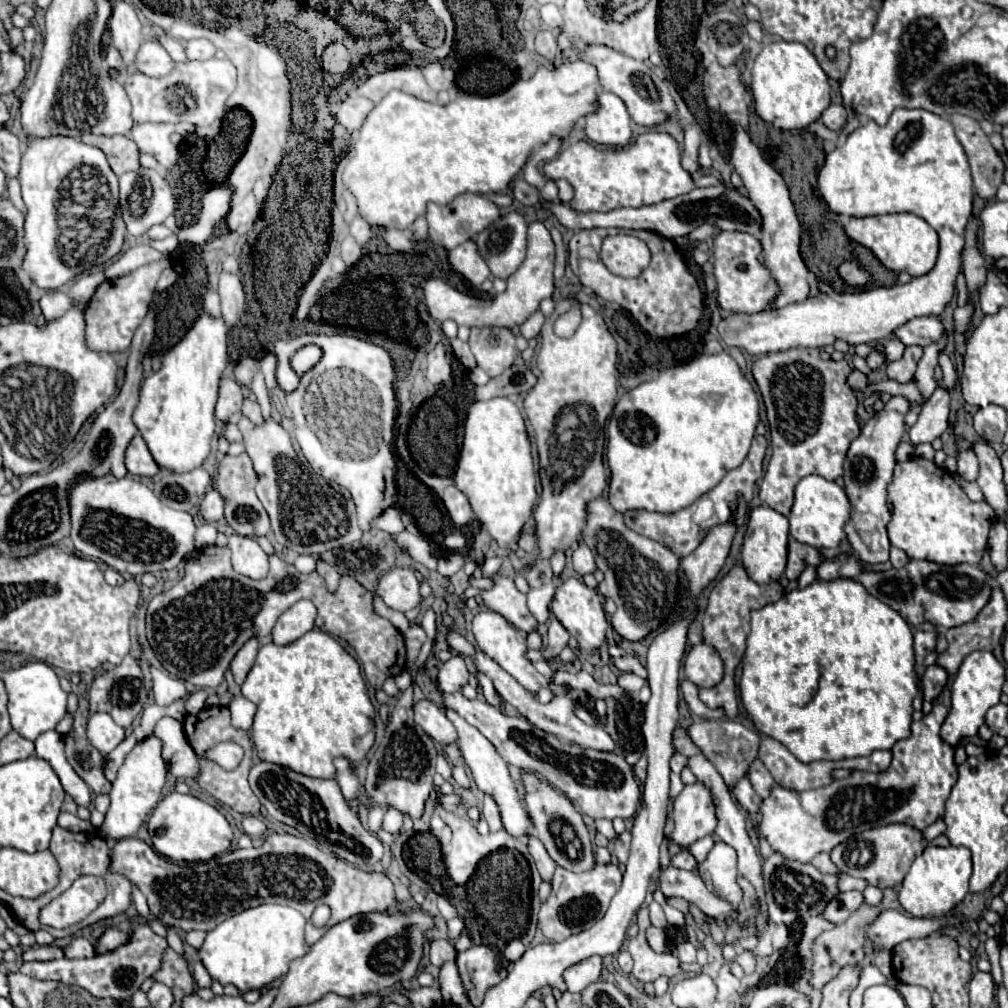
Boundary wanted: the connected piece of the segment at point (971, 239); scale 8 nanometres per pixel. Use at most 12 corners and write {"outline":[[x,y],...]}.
{"outline":[[978,223],[966,229],[962,269],[970,297],[986,277],[984,257],[976,249]]}

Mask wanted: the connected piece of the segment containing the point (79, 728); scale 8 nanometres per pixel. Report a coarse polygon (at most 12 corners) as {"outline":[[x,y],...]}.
{"outline":[[78,699],[64,751],[94,795],[108,793],[104,757],[86,739],[88,699]]}

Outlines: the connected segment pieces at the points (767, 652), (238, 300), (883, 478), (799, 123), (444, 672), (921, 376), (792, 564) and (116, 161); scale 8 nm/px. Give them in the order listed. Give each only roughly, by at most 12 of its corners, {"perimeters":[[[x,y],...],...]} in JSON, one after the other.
{"perimeters":[[[852,579],[752,611],[739,696],[802,761],[910,737],[910,625]],[[220,273],[218,293],[228,327],[240,325],[244,291],[238,275]],[[892,397],[852,441],[844,491],[868,565],[888,561],[886,487],[908,399]],[[774,41],[752,67],[754,109],[804,129],[830,83],[802,43]],[[460,655],[438,669],[438,691],[454,693],[468,683]],[[944,335],[938,343],[924,347],[914,383],[924,401],[938,389],[934,367],[938,351],[944,349]],[[788,543],[788,581],[796,581],[808,567],[822,563],[816,547]],[[84,135],[106,153],[116,175],[136,171],[138,147],[124,135]]]}

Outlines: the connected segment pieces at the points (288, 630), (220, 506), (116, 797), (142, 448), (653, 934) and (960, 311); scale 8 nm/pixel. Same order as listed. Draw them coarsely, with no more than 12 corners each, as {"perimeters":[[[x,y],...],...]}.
{"perimeters":[[[294,603],[272,629],[278,645],[288,645],[314,629],[316,605]],[[210,487],[200,503],[200,515],[210,523],[224,517],[224,499]],[[156,735],[138,741],[112,783],[102,837],[136,835],[168,767]],[[142,435],[126,449],[126,467],[138,477],[156,477],[154,461]],[[648,927],[646,939],[658,953],[668,949],[664,929]],[[972,299],[966,307],[956,307],[954,323],[958,331],[968,329],[972,311]]]}

